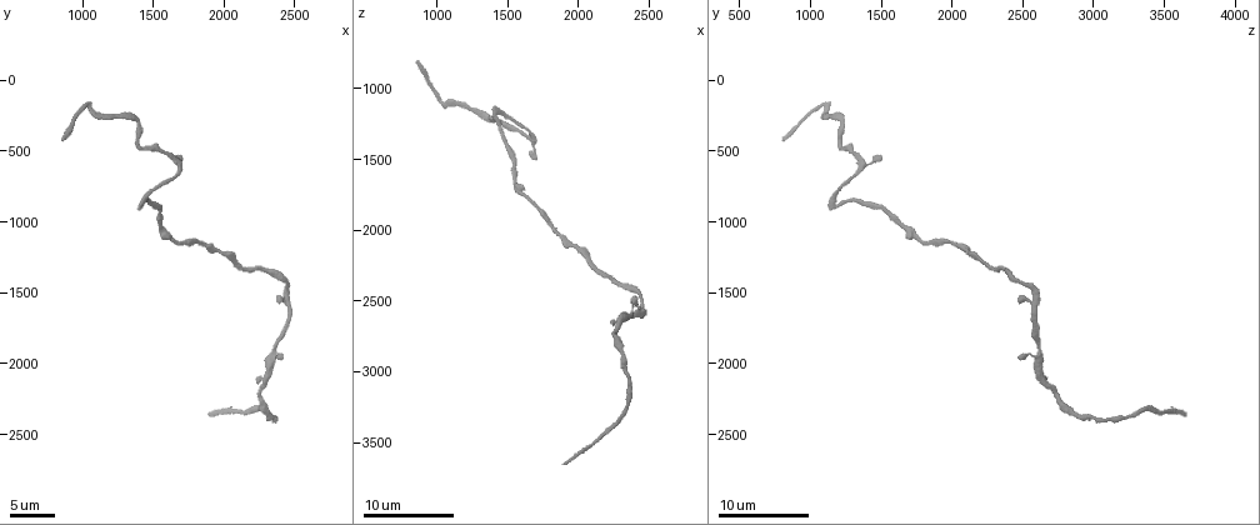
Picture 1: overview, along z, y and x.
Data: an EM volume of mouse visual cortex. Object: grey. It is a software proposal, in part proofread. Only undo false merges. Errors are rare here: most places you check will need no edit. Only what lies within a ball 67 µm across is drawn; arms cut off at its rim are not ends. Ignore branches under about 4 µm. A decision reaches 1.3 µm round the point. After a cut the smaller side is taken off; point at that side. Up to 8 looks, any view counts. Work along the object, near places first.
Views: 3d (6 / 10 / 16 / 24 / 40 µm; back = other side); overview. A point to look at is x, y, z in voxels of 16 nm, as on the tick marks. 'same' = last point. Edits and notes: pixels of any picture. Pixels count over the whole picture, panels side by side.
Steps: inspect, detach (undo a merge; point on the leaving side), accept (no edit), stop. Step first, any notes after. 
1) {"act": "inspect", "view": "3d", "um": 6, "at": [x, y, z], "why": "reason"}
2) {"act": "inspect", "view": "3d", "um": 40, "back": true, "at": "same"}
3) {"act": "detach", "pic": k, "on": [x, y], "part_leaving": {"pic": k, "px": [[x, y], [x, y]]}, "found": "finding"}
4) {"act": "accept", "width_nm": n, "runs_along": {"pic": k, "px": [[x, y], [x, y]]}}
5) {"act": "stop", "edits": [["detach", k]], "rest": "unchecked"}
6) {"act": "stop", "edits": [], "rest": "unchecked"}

{"act": "inspect", "view": "3d", "um": 10, "at": [2440, 1480, 2560], "why": "sudden change in width"}

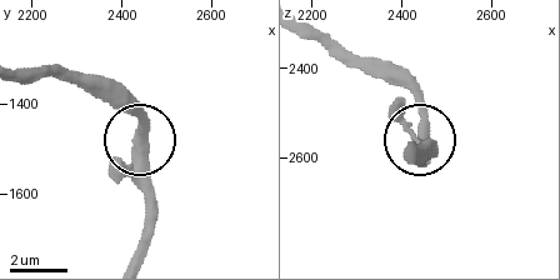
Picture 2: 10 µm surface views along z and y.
{"act": "accept", "runs_along": {"pic": 2, "px": [[303, 23], [381, 63], [410, 89], [424, 146]]}, "found": "continuous, no second neuron"}

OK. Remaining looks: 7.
{"act": "inspect", "view": "3d", "um": 6, "at": [1560, 1020, 1640], "why": "narrows sharply"}

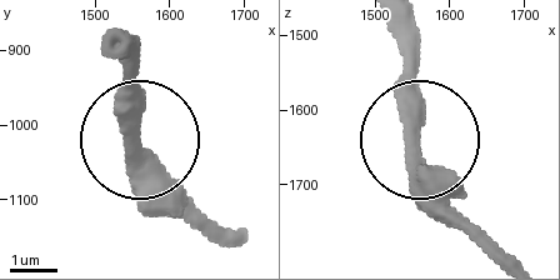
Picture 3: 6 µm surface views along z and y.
{"act": "inspect", "view": "3d", "um": 6, "back": true, "at": [1550, 1025, 1645]}

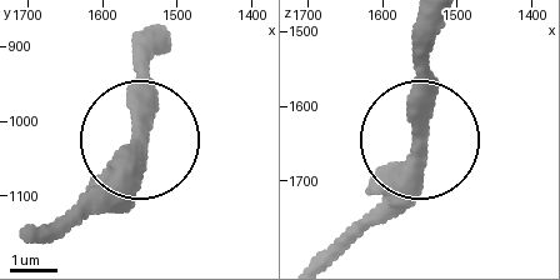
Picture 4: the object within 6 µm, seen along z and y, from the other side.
{"act": "accept", "runs_along": {"pic": 4, "px": [[41, 233], [96, 189], [133, 138], [136, 34]]}, "found": "continuous, no second neuron"}

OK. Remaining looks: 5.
{"act": "inspect", "view": "3d", "um": 16, "at": [1680, 660, 1340], "why": "thick turns thin"}

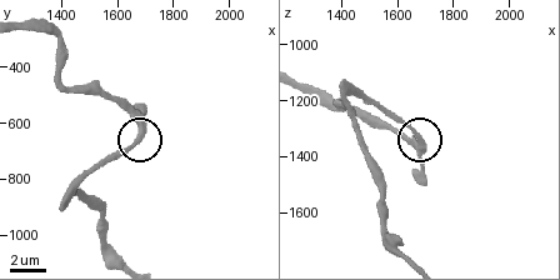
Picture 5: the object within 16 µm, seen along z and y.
{"act": "inspect", "view": "3d", "um": 6, "at": [1670, 660, 1330], "why": "closer look"}

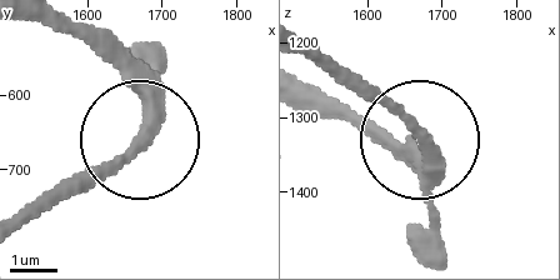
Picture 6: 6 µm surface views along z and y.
{"act": "accept", "found": "all the same neuron"}

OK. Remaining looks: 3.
{"act": "inspect", "view": "3d", "um": 6, "at": [1040, 160, 1120], "why": "sudden change in width"}

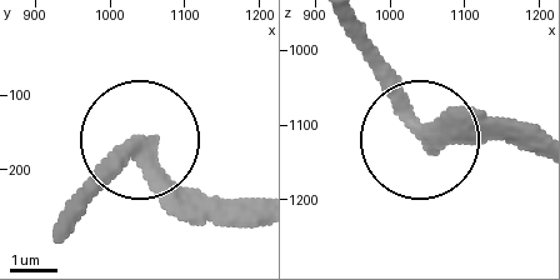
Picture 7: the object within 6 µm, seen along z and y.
{"act": "inspect", "view": "3d", "um": 6, "back": true, "at": [1035, 175, 1095]}

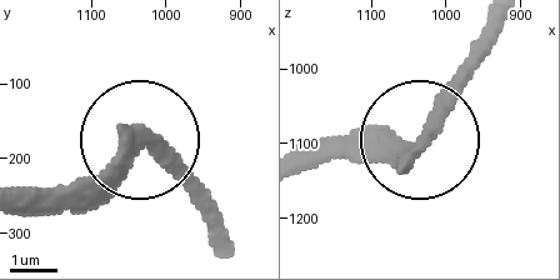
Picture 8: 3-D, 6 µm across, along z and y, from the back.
{"act": "accept", "runs_along": {"pic": 8, "px": [[306, 170], [403, 146], [494, 43]]}, "found": "continuous, no second neuron"}

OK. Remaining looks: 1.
{"act": "stop", "edits": [], "rest": "unchecked"}

